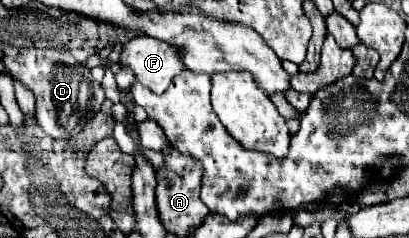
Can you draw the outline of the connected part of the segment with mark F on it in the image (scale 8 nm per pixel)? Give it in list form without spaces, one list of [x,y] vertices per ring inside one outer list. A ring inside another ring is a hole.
[[[136,36],[124,44],[120,66],[134,74],[136,82],[162,94],[170,80],[184,70],[178,50],[150,36]]]

